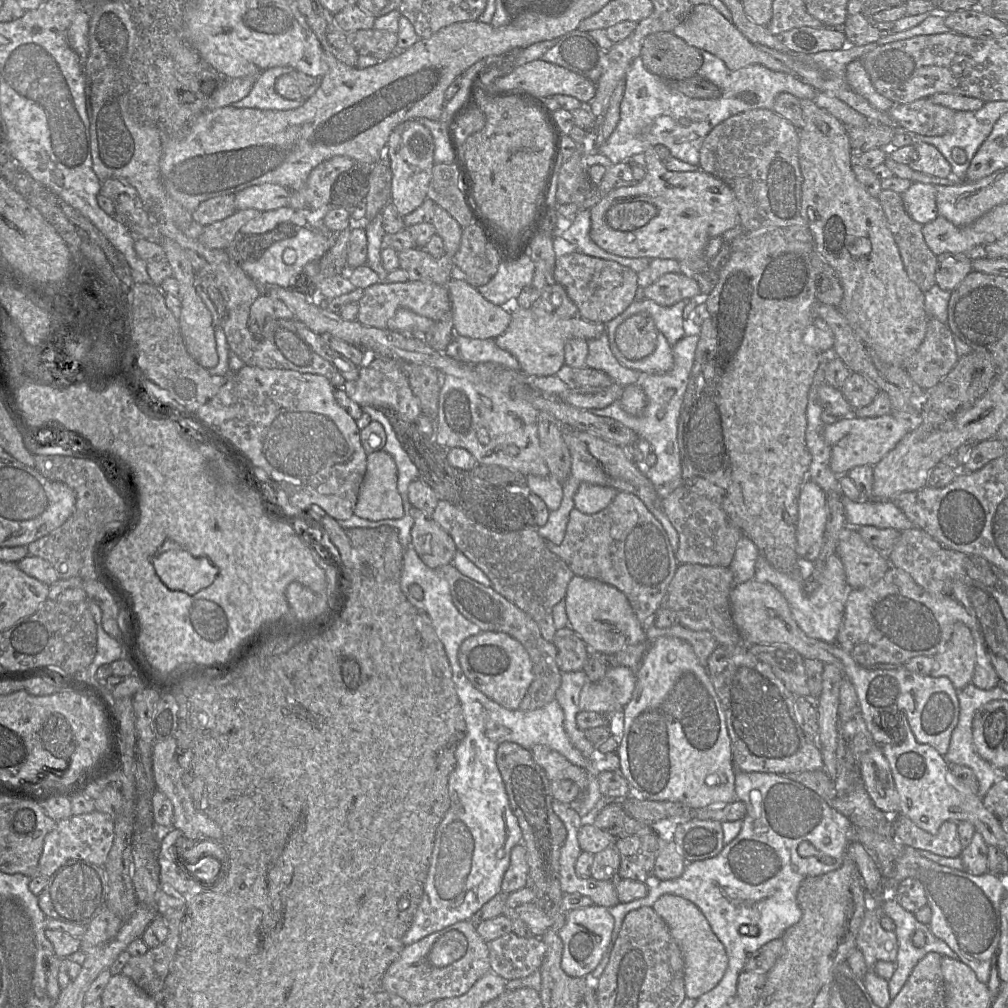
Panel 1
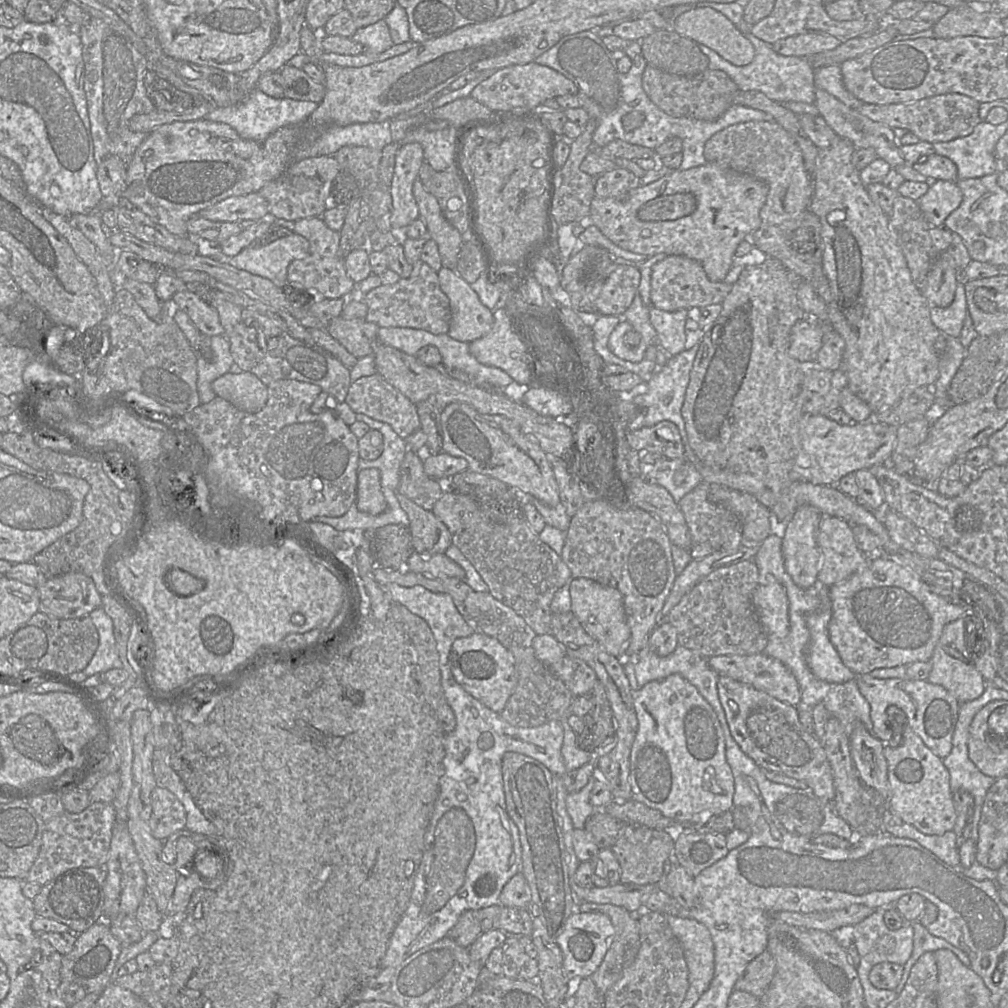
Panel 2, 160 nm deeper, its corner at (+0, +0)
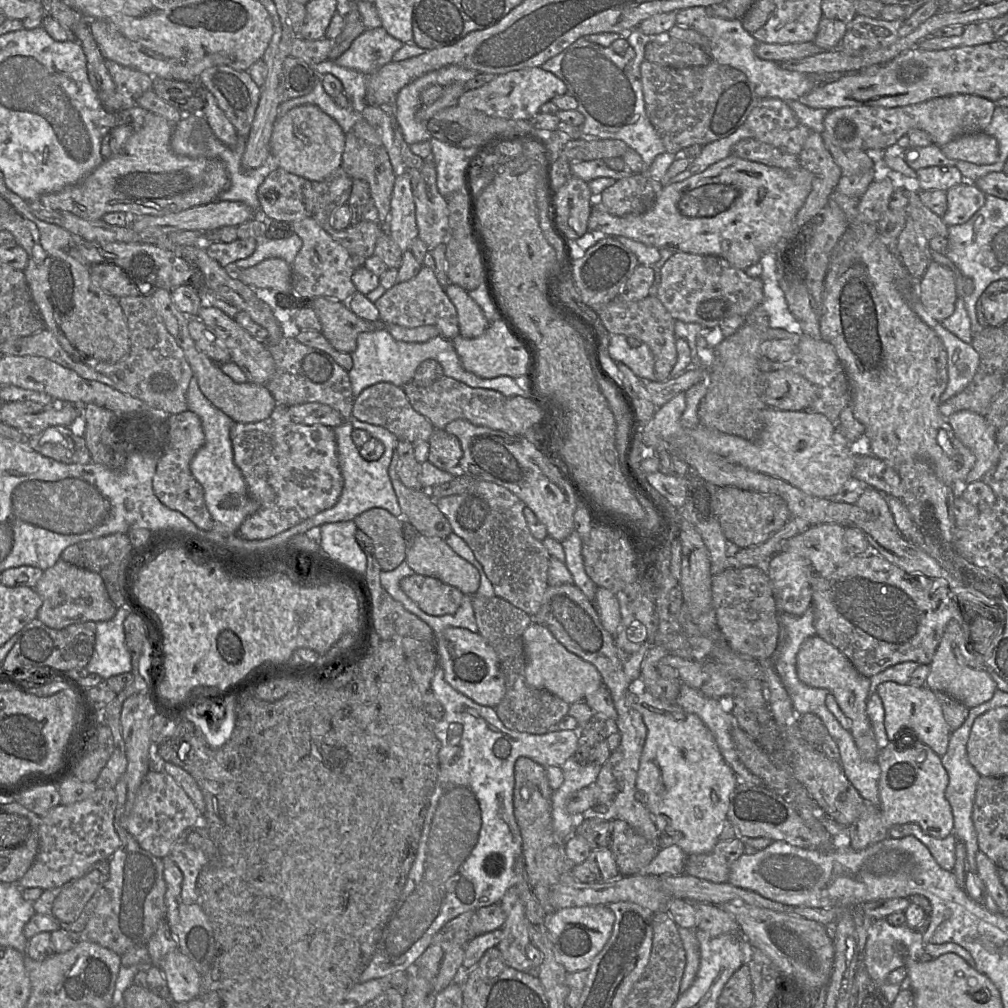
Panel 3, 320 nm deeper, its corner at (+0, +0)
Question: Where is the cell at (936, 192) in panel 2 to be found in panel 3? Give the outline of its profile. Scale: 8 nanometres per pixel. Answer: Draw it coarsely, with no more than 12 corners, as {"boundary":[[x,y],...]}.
{"boundary":[[968,181],[947,190],[948,227],[966,223],[986,201]]}

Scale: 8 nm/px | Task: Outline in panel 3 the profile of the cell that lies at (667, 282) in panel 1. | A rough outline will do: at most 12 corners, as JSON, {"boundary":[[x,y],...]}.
{"boundary":[[674,253],[656,297],[675,320],[716,328],[764,300],[716,256]]}

